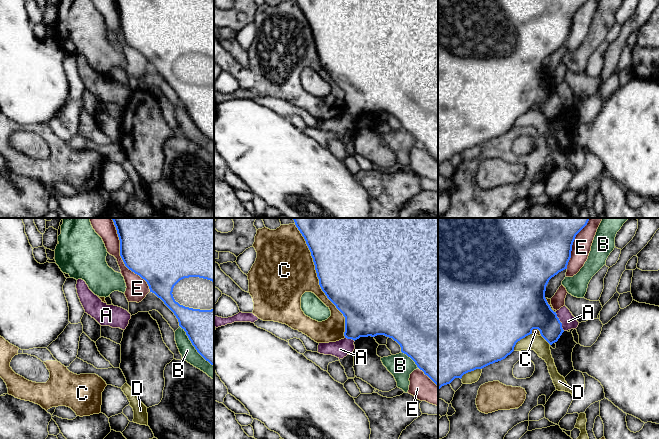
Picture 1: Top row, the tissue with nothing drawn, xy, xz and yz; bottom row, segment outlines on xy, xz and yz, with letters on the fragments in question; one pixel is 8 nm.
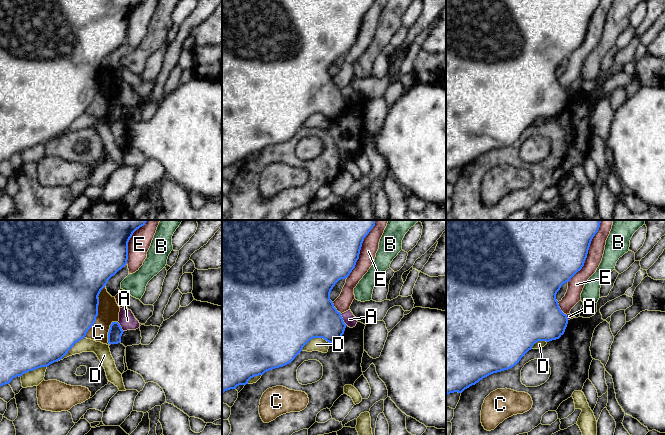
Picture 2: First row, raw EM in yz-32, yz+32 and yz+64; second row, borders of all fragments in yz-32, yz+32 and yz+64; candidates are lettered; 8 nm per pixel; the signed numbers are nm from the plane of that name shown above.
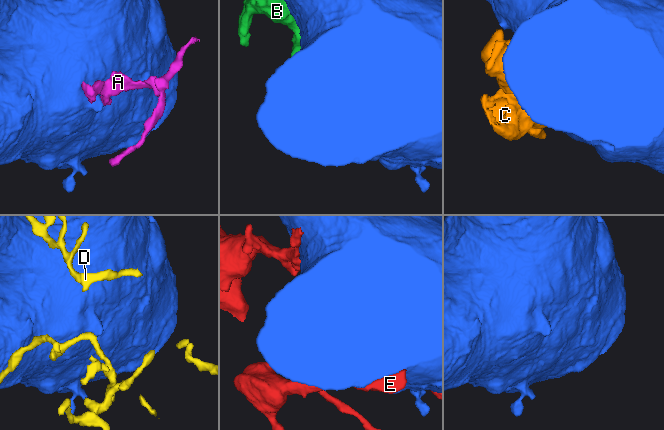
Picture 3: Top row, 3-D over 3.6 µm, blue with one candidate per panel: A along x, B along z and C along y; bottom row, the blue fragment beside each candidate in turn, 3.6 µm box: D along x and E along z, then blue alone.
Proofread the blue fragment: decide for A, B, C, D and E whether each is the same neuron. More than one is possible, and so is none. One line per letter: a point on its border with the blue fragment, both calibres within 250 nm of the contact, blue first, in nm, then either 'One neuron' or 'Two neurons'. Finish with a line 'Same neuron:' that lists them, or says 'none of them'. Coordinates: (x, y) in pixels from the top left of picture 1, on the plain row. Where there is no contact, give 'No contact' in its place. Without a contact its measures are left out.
A: Touches blue at yz (559, 97). Thickness 300 nm (blue) against 120 nm. Two neurons
B: Touches blue at xy (194, 122). Thickness 380 nm (blue) against 120 nm. Two neurons
C: Touches blue at xz (319, 57). Thickness 500 nm (blue) against 400 nm. Two neurons
D: Touches blue at yz (520, 115). Thickness 500 nm (blue) against 130 nm. Two neurons
E: Touches blue at xy (122, 35). Thickness 440 nm (blue) against 160 nm. Two neurons
Same neuron: none of them

